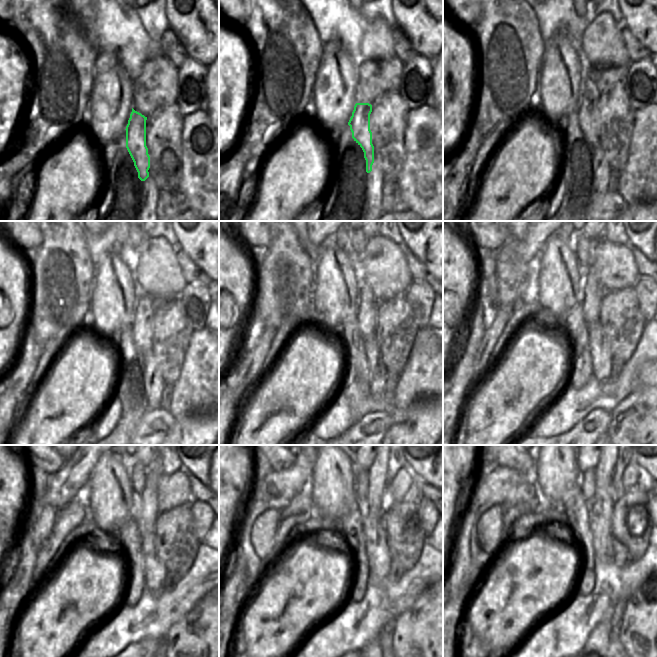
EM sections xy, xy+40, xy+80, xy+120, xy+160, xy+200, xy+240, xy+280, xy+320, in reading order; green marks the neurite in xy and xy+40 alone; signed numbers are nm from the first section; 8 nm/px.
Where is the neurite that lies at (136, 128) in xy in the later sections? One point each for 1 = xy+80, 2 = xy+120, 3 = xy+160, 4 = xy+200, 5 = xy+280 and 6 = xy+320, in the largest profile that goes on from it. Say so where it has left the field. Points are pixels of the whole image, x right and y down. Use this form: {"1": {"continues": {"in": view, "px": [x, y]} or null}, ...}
{"1": {"continues": {"in": "xy+80", "px": [588, 116]}}, "2": {"continues": {"in": "xy+120", "px": [144, 312]}}, "3": {"continues": {"in": "xy+160", "px": [368, 306]}}, "4": {"continues": {"in": "xy+200", "px": [593, 292]}}, "5": {"continues": {"in": "xy+280", "px": [374, 500]}}, "6": {"continues": {"in": "xy+320", "px": [599, 468]}}}

